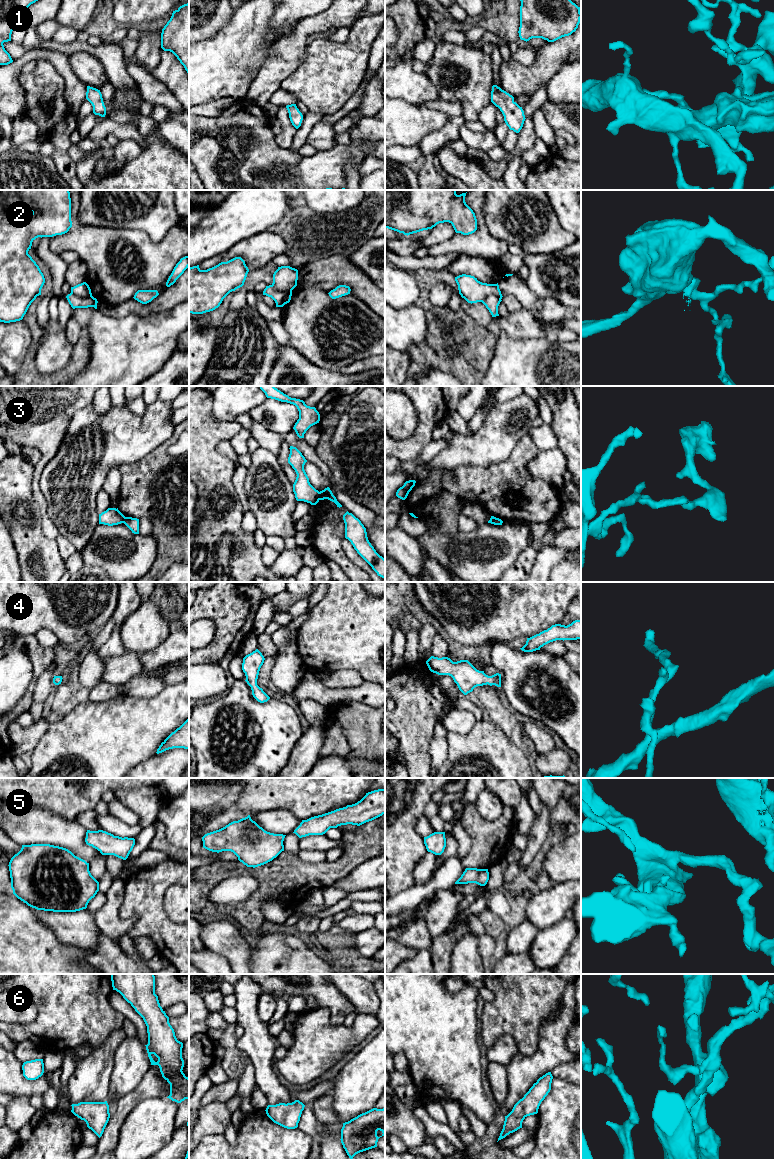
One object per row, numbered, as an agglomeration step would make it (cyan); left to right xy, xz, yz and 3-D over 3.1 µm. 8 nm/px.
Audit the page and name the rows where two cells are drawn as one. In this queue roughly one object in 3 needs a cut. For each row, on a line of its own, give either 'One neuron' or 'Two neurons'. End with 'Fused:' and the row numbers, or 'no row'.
1: One neuron
2: Two neurons
3: Two neurons
4: One neuron
5: One neuron
6: One neuron
Fused: 2, 3

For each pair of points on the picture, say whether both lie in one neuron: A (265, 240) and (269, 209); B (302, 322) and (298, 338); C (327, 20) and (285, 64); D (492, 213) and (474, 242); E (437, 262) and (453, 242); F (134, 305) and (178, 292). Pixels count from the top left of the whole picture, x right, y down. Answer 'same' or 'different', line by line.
A: different
B: same
C: same
D: different
E: different
F: same

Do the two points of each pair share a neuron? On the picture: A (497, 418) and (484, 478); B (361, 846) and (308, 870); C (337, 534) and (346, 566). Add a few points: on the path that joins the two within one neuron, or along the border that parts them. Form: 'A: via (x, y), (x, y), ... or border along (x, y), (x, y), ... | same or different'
A: border along (508, 458), (487, 467), (463, 466) | different
B: via (348, 859), (336, 870), (321, 870) | same
C: via (336, 542), (336, 554), (340, 558) | same

